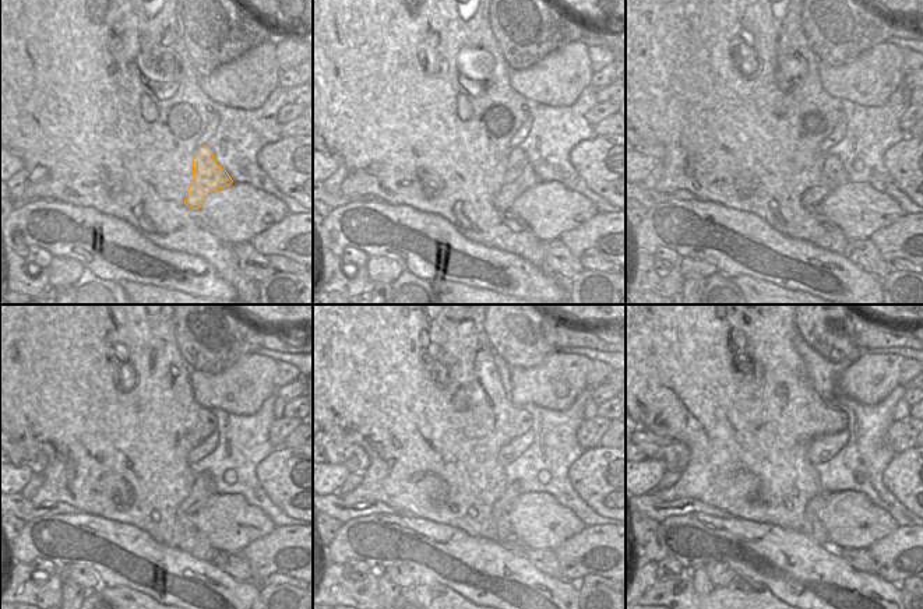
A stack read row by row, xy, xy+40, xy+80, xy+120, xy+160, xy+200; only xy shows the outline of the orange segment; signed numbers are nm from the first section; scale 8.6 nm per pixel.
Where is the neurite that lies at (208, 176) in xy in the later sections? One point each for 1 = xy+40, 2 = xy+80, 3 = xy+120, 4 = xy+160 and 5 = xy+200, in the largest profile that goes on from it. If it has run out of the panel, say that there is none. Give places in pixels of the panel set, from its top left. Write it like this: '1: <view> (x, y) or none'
1: xy+40 (520, 176)
2: xy+80 (832, 175)
3: xy+120 (203, 488)
4: xy+160 (501, 507)
5: xy+200 (811, 527)

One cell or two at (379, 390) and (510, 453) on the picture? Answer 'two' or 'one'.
two

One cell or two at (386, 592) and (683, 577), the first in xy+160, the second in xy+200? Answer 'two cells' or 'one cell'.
two cells

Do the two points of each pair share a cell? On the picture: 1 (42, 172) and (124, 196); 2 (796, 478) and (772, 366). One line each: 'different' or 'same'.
1: same
2: same

